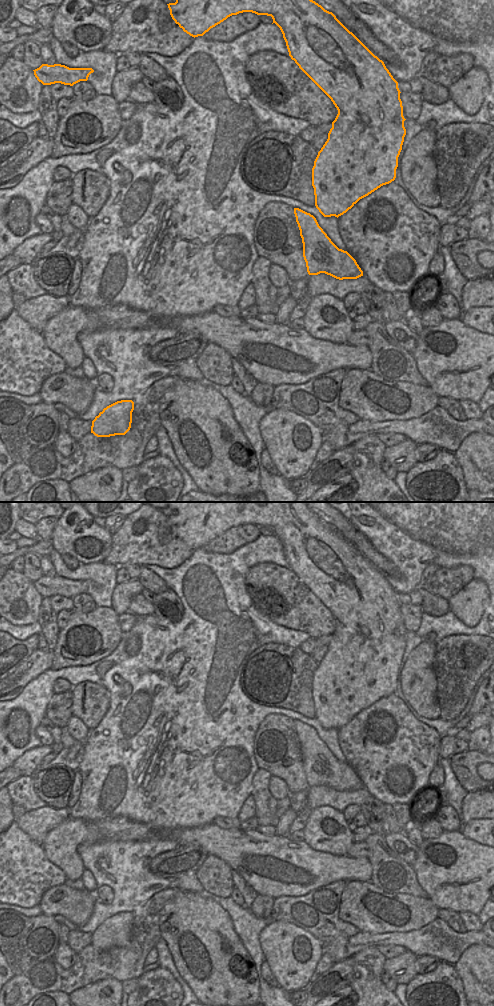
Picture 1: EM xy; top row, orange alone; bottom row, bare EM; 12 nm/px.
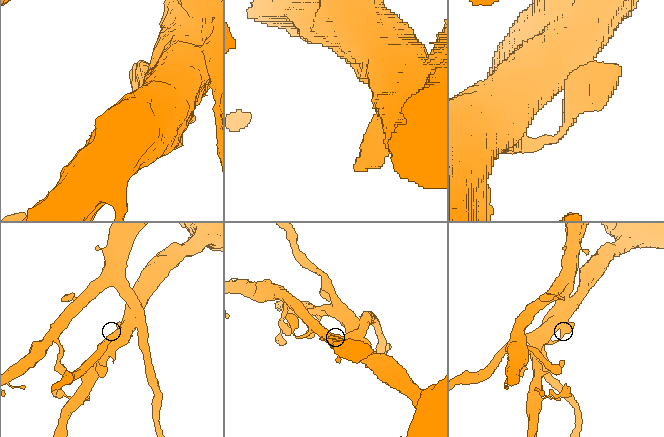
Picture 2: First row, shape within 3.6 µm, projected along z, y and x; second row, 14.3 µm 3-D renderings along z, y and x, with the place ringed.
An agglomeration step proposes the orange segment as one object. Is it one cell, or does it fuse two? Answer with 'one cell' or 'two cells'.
two cells

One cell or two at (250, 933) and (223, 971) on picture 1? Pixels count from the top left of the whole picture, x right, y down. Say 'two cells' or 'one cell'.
two cells

